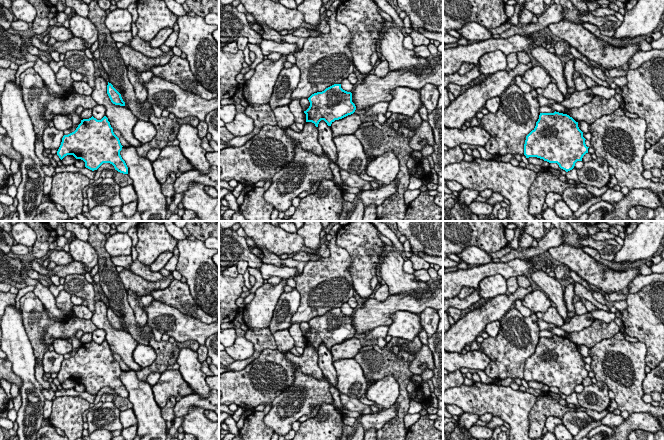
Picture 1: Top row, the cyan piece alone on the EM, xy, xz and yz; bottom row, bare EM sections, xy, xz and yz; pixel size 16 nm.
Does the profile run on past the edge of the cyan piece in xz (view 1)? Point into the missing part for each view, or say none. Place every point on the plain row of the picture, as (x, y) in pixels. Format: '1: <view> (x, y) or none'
1: none

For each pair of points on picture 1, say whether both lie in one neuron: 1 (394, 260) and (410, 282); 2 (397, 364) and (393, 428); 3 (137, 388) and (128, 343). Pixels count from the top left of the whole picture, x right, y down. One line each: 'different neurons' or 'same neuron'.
1: same neuron
2: same neuron
3: different neurons

